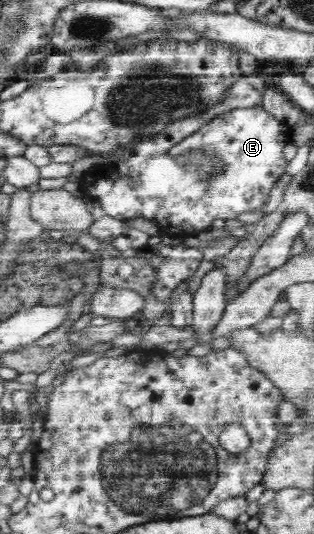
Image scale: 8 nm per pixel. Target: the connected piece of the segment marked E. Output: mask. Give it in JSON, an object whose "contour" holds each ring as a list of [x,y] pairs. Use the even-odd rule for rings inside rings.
{"contour":[[[261,106],[239,108],[218,115],[193,135],[179,140],[169,151],[147,155],[143,163],[135,167],[135,171],[139,171],[138,179],[119,175],[116,163],[108,160],[83,173],[78,186],[81,196],[91,199],[91,203],[99,203],[105,215],[116,220],[151,219],[151,223],[158,223],[158,233],[166,241],[181,241],[186,236],[211,229],[215,218],[233,219],[268,199],[273,184],[285,173],[289,162],[283,156],[283,149],[293,142],[291,128],[267,114]]]}

